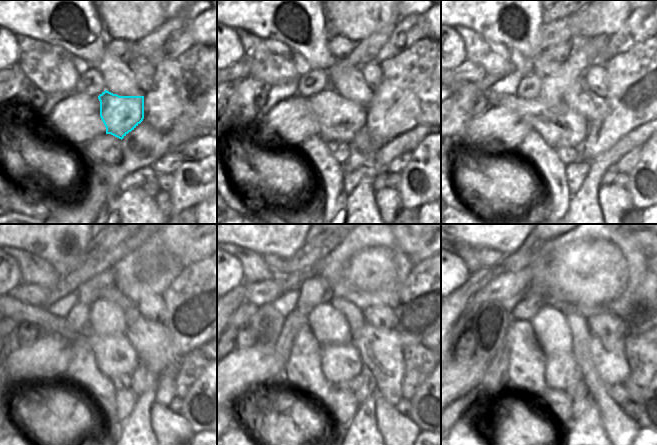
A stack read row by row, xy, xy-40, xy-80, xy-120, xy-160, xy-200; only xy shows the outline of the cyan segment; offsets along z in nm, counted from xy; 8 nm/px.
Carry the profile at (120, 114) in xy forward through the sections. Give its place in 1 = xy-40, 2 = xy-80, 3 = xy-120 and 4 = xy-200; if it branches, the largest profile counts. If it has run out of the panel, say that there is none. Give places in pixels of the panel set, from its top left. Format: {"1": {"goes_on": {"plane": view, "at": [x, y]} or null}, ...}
{"1": {"goes_on": {"plane": "xy-40", "at": [339, 119]}}, "2": {"goes_on": {"plane": "xy-80", "at": [559, 126]}}, "3": {"goes_on": {"plane": "xy-120", "at": [114, 355]}}, "4": {"goes_on": {"plane": "xy-200", "at": [562, 371]}}}

